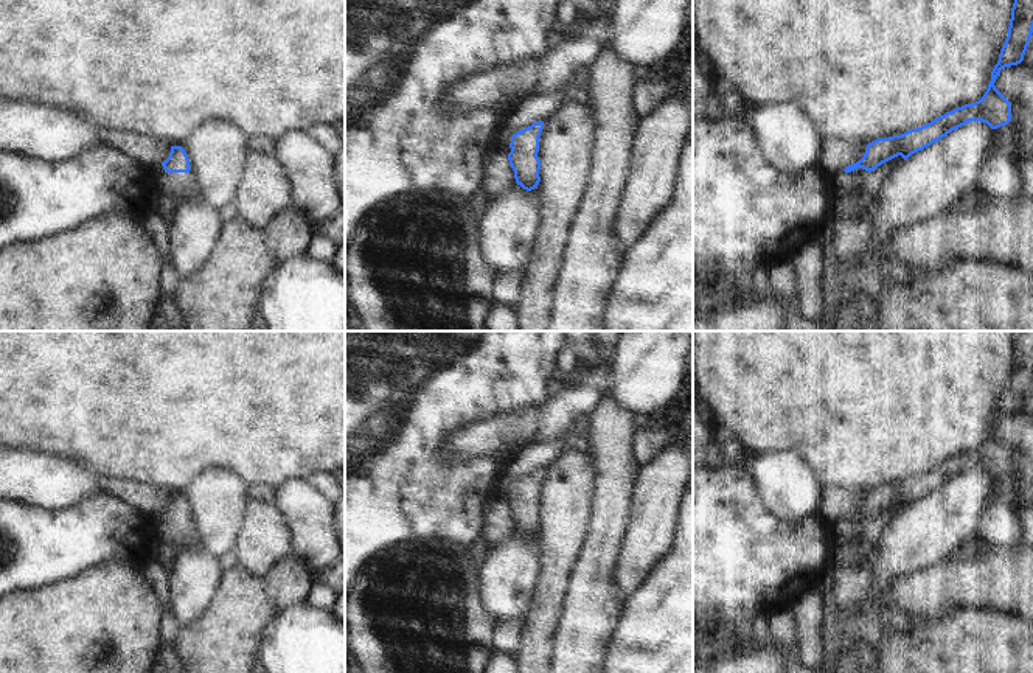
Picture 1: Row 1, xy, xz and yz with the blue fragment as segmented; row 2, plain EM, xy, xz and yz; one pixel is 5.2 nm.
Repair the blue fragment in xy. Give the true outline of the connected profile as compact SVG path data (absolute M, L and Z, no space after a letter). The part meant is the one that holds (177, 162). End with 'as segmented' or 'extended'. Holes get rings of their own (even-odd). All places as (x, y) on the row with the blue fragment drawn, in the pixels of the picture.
M171 146L169 157L155 169L158 194L168 193L177 204L200 201L190 159L182 146Z; extended

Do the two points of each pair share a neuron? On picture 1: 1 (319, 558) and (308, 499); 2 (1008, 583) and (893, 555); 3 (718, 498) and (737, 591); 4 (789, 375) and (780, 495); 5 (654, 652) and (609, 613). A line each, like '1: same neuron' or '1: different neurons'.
1: same neuron
2: different neurons
3: same neuron
4: different neurons
5: different neurons

